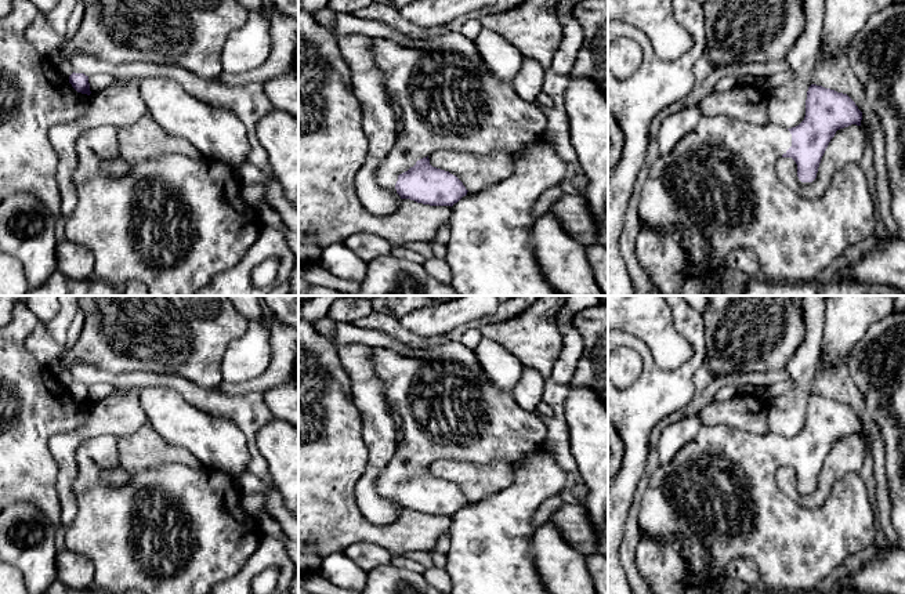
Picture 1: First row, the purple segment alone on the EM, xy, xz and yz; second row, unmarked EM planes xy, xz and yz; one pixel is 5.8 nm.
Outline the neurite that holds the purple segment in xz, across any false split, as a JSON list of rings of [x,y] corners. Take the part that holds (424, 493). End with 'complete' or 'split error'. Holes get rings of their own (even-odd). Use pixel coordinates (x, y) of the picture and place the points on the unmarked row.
[[[446,341],[431,348],[419,348],[416,355],[390,348],[373,348],[370,361],[385,390],[388,410],[395,421],[397,449],[377,478],[377,492],[401,506],[430,515],[453,515],[467,499],[449,481],[432,477],[428,466],[441,459],[486,466],[496,460],[508,464],[544,448],[547,427],[536,412],[522,409],[511,391],[493,385],[474,358],[474,349],[460,341]]] | split error

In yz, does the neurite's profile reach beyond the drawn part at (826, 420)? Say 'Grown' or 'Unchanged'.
Grown

